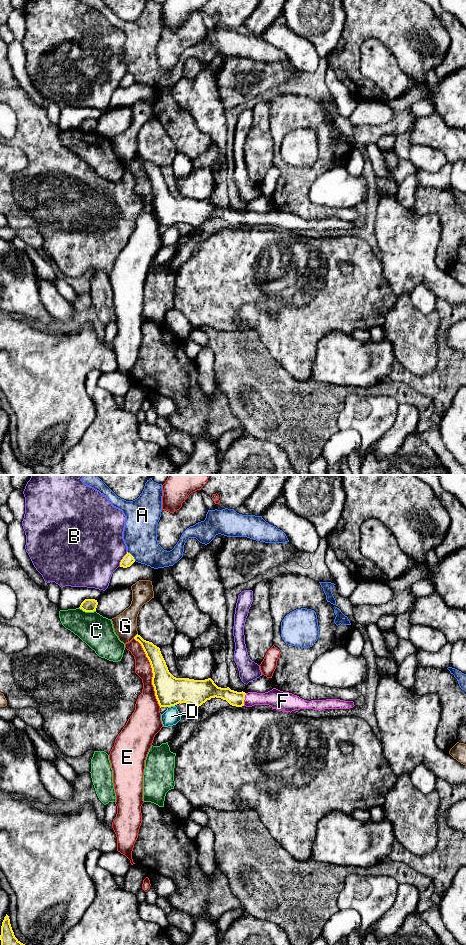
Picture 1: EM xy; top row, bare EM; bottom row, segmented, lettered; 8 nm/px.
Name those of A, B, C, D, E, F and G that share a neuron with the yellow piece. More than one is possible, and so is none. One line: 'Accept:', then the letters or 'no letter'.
Accept: F

